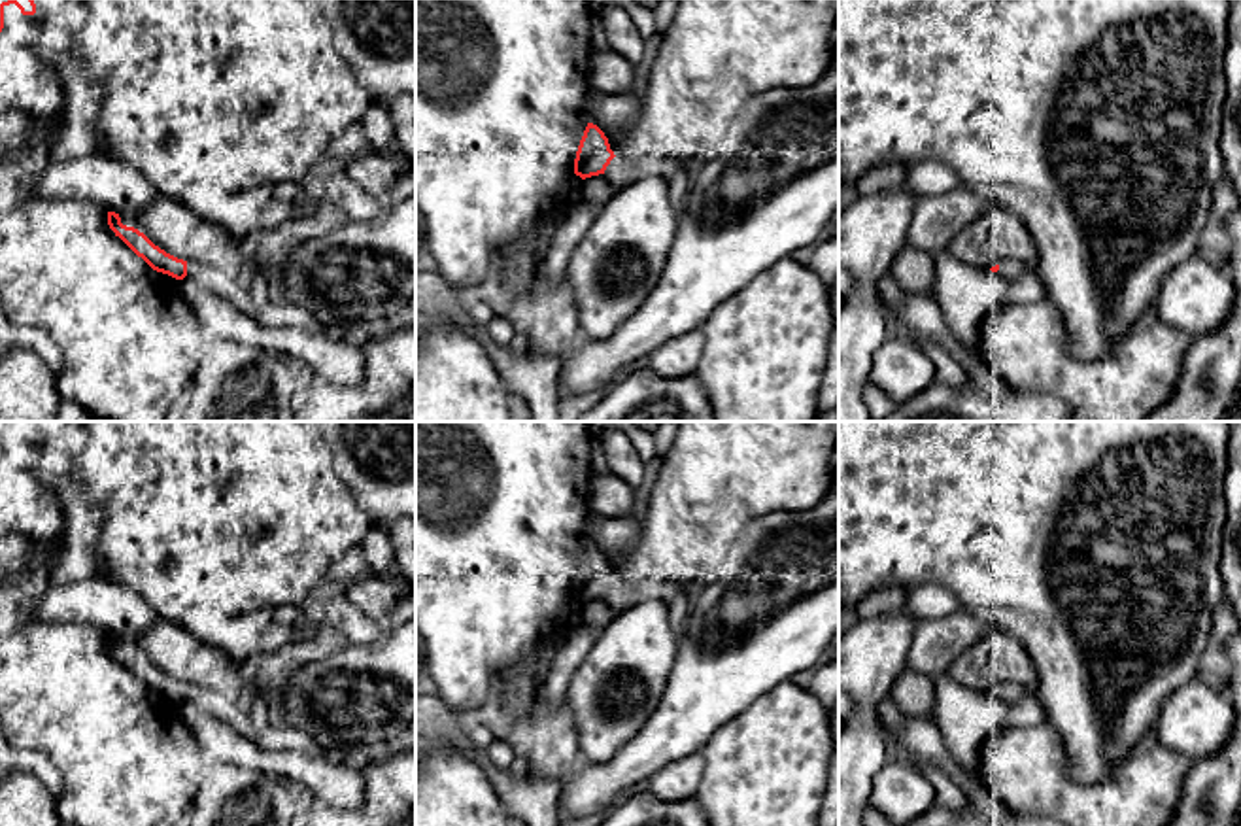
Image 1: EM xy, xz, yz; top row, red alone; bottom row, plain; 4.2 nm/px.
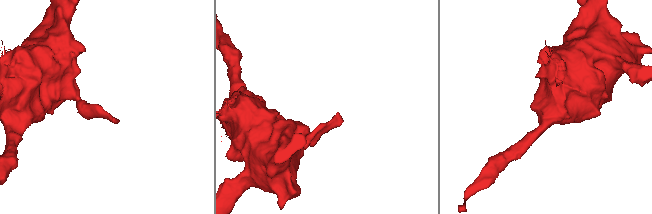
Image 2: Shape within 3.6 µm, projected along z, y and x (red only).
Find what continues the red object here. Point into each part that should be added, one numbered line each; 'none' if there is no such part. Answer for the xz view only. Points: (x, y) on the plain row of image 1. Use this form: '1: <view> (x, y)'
1: xz (620, 596)

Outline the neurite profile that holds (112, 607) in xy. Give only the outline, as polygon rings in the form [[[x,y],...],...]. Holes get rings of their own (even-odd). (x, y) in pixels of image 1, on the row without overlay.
[[[110,580],[53,584],[36,605],[15,605],[0,597],[0,635],[25,620],[87,622],[110,635],[142,635],[155,620],[151,609],[130,588]]]

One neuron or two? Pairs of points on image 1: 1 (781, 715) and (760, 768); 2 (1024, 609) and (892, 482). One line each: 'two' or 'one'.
1: one
2: one

